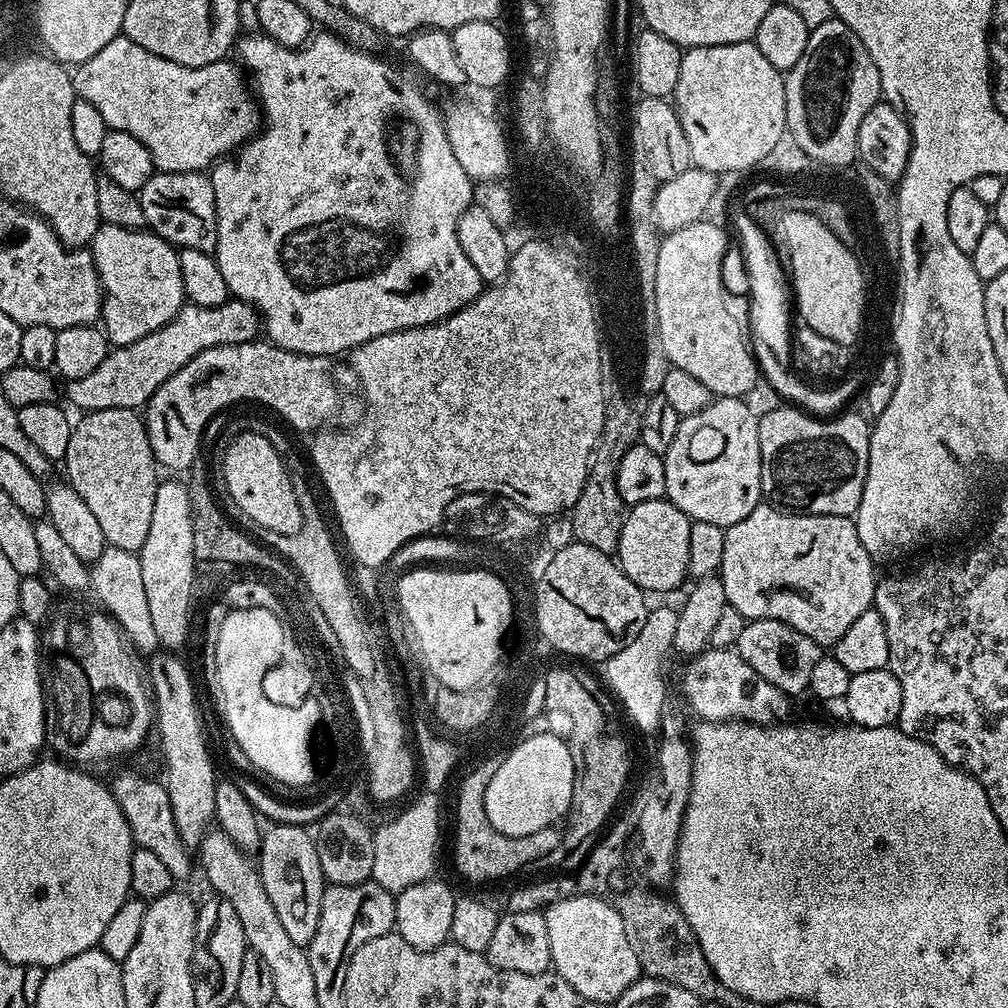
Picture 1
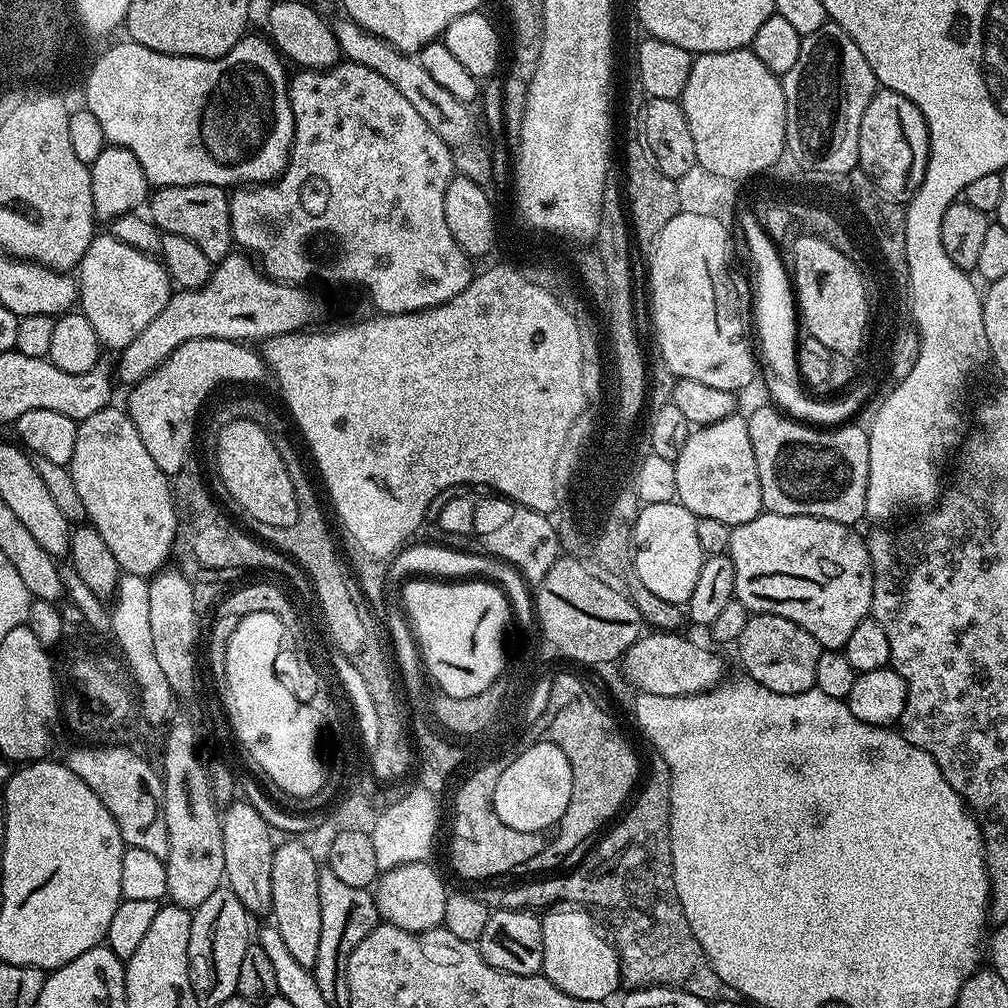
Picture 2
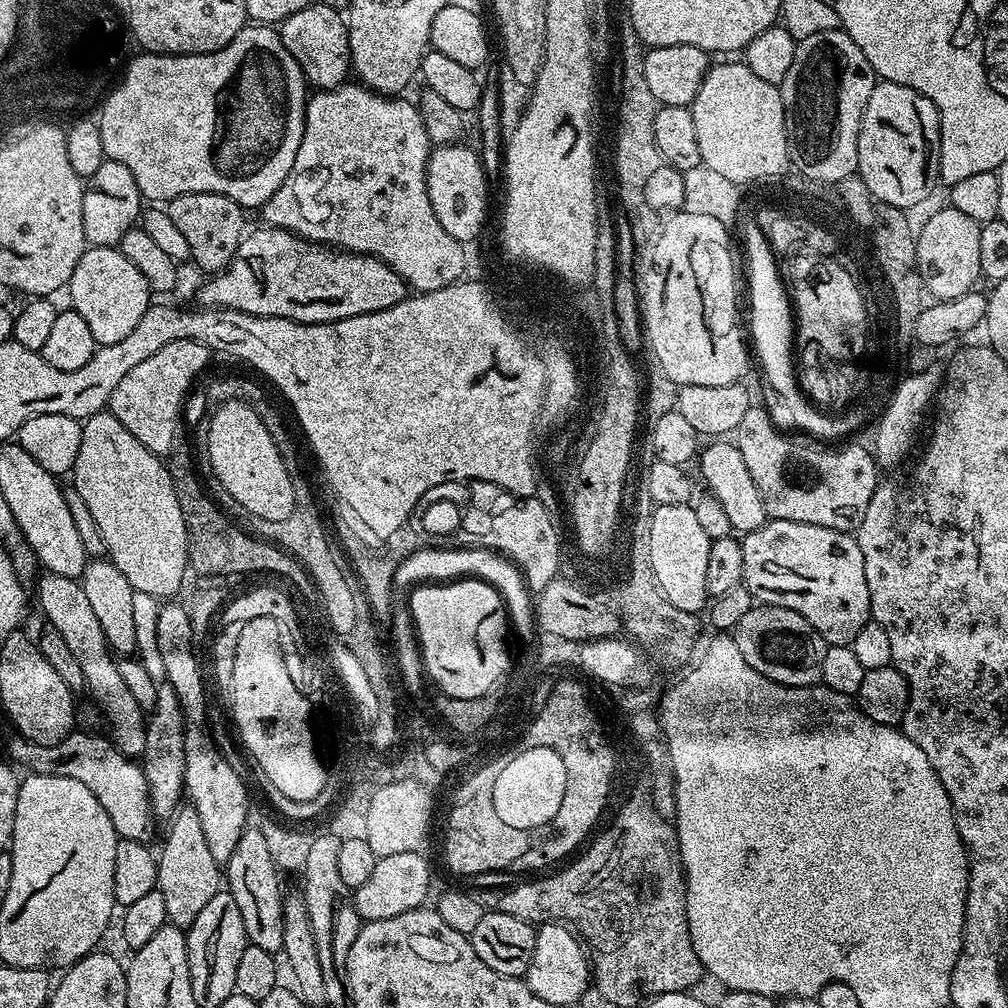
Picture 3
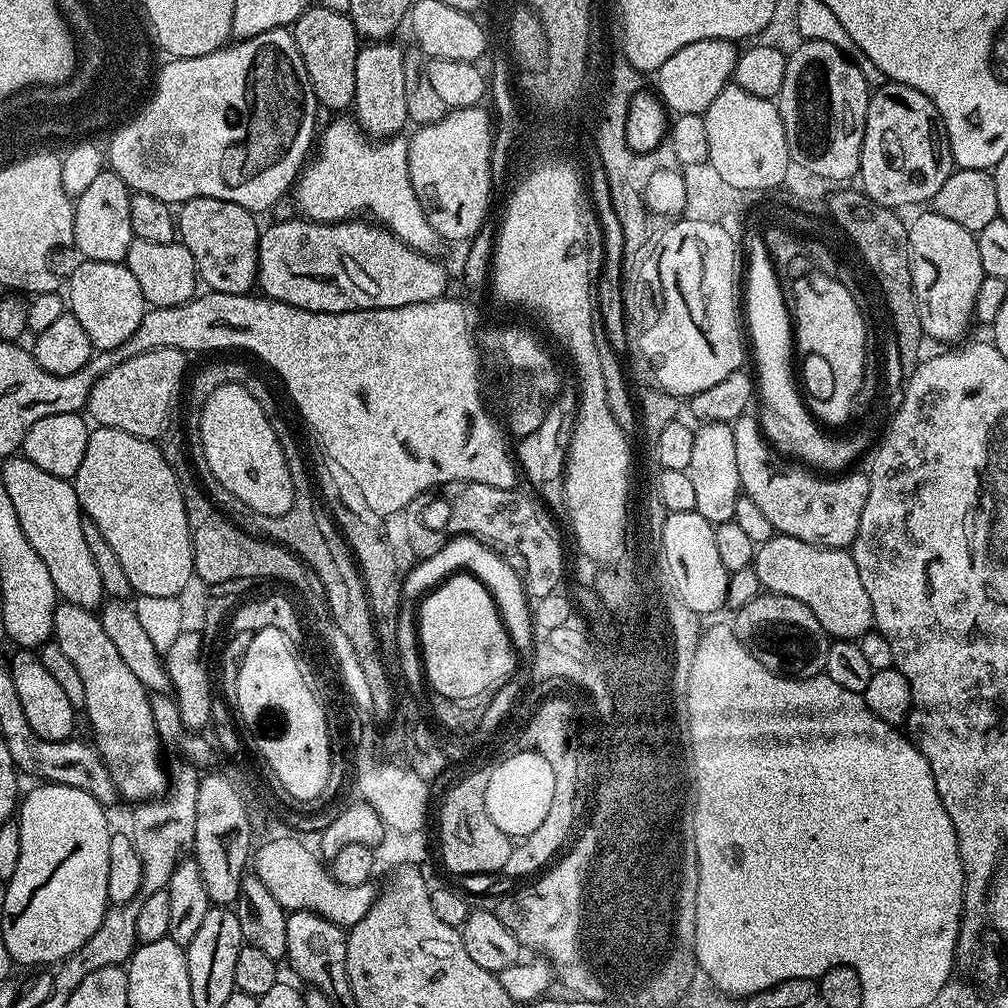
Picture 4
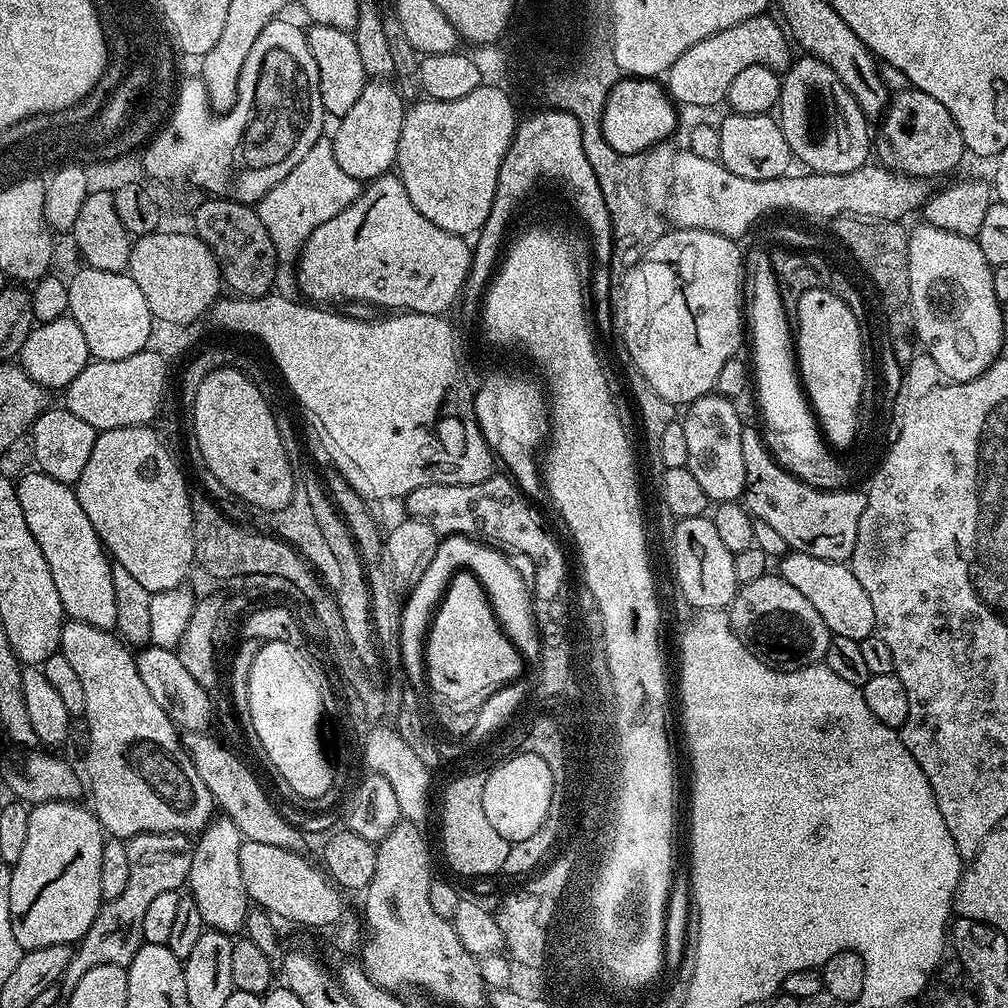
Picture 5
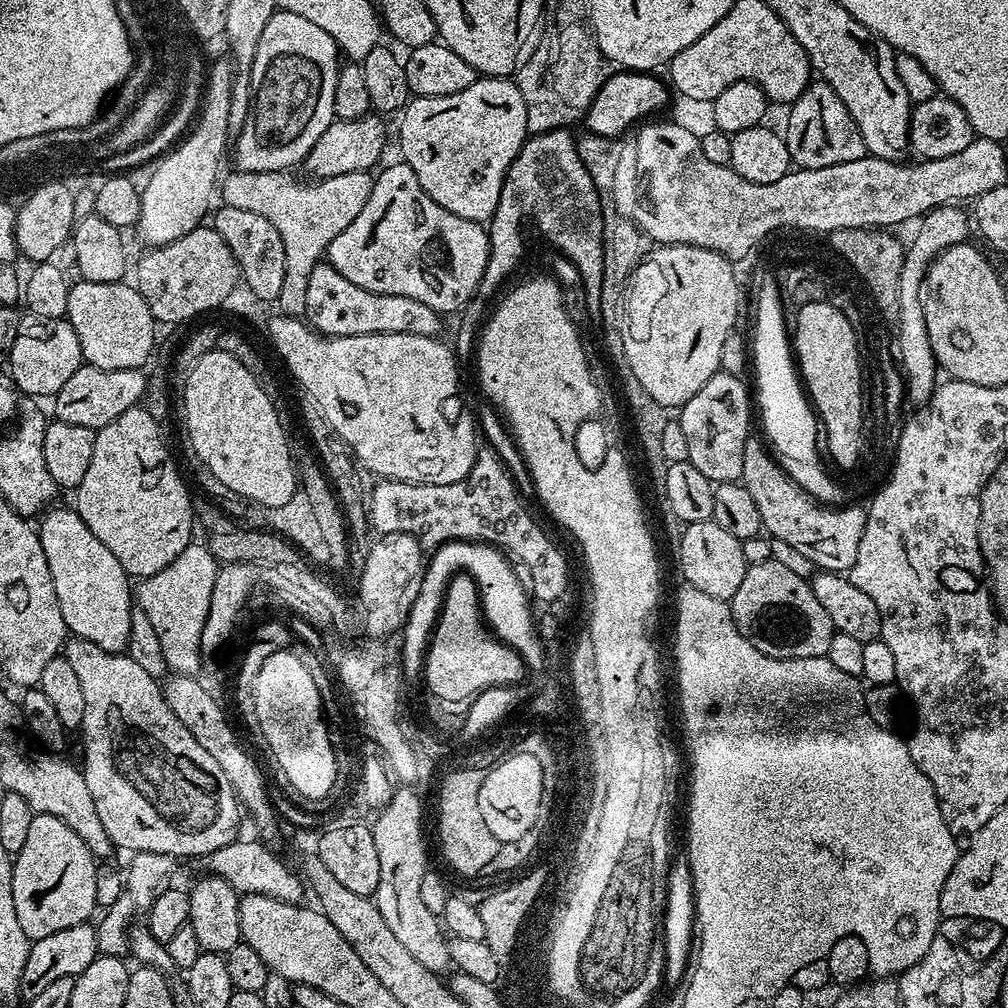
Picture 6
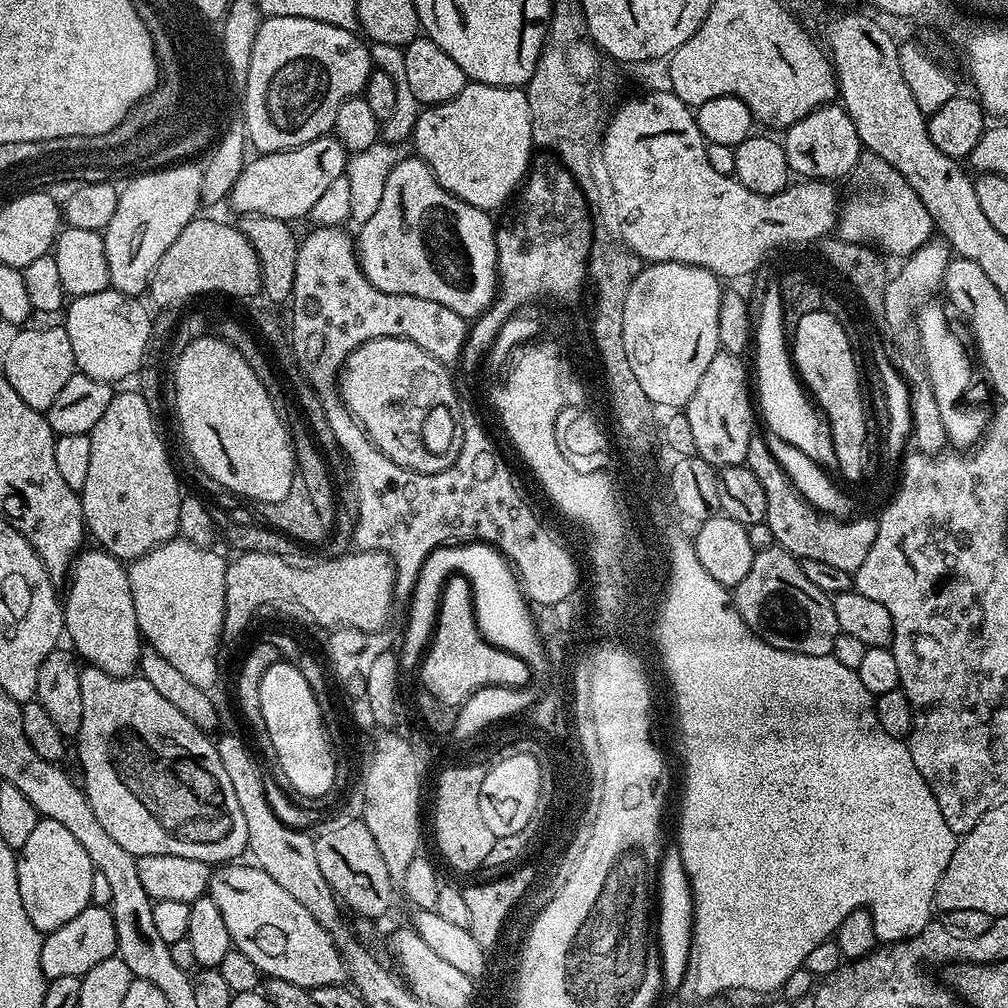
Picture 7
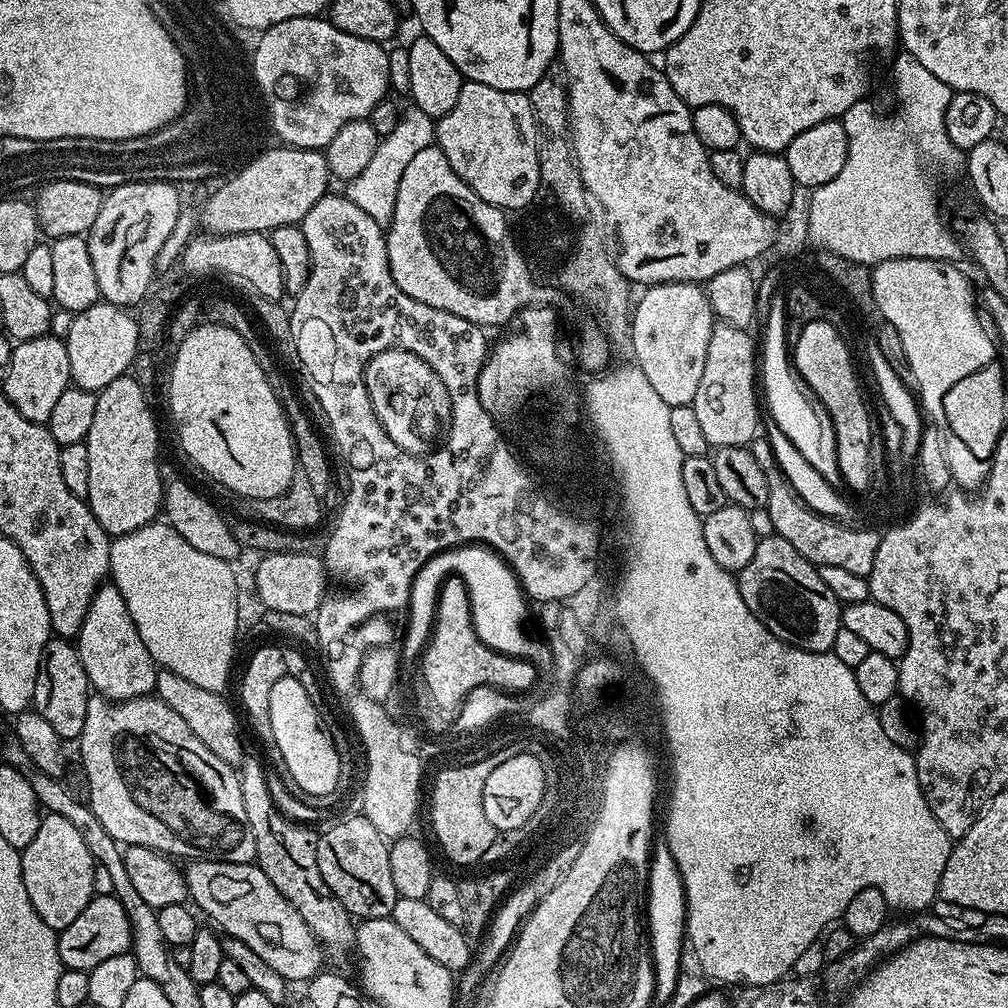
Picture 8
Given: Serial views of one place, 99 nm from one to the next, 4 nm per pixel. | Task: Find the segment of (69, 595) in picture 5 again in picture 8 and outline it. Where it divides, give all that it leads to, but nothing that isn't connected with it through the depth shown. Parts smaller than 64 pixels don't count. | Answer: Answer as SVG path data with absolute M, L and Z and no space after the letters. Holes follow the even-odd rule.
M105 582L96 591L74 643L89 685L104 699L132 700L136 696L149 695L155 689L158 665L142 638L138 638L134 618L130 618L130 610L126 610L126 598L122 598L115 584Z

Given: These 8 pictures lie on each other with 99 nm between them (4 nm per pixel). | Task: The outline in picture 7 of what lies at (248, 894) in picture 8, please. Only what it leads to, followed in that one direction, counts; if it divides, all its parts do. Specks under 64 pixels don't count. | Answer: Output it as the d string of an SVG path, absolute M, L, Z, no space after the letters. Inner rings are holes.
M229 862L217 867L208 883L207 895L212 897L214 906L222 910L222 918L226 921L226 930L230 930L233 948L246 954L246 958L250 958L250 962L254 962L254 966L258 966L261 973L268 978L285 979L286 982L309 990L318 986L344 984L344 959L340 957L330 934L322 930L322 926L314 922L310 910L306 910L306 906L302 906L302 902L296 901L292 895L286 894L286 890L282 890L282 886L278 886L278 882L270 878L270 874L251 863L244 863Z

